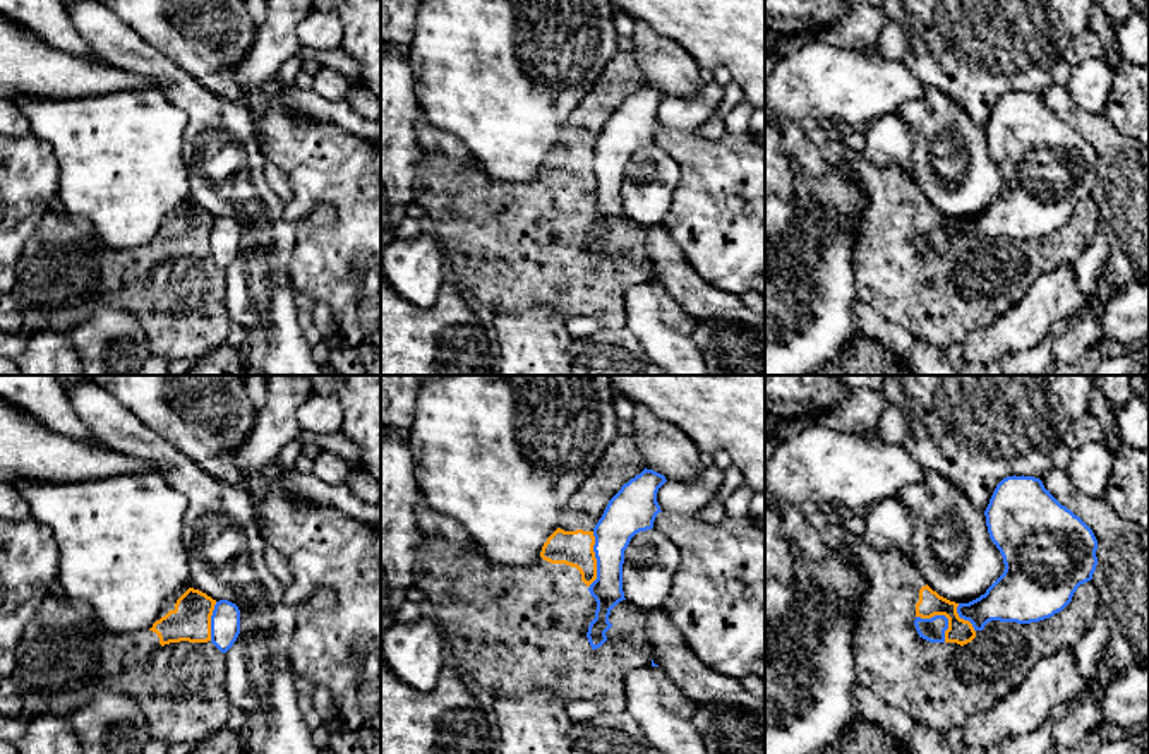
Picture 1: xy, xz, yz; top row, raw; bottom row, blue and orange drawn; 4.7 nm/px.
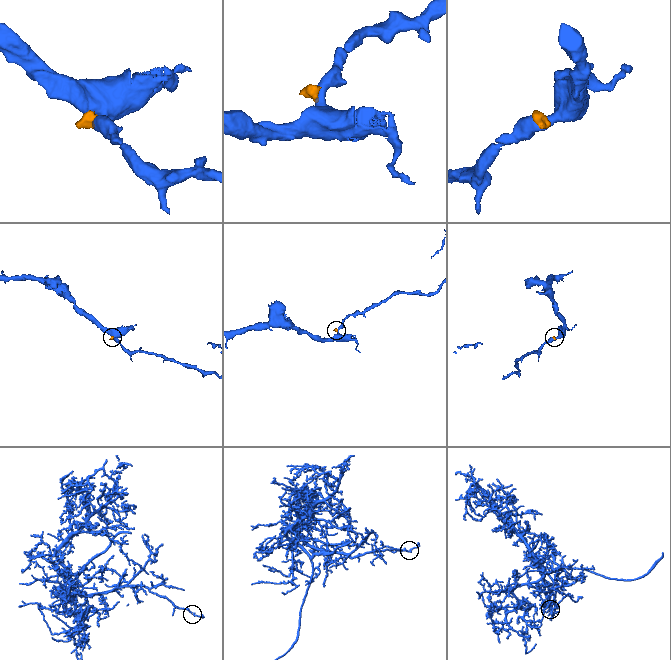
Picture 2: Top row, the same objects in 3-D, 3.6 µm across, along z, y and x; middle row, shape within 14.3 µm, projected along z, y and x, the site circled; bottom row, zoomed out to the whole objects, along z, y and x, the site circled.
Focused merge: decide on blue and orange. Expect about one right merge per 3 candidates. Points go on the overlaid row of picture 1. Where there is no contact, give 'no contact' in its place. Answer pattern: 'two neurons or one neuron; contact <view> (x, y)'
two neurons; contact yz (944, 616)

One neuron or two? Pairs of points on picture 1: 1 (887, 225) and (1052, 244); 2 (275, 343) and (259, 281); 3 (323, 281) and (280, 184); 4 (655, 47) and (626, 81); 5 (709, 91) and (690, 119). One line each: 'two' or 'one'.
1: one
2: one
3: two
4: two
5: one

